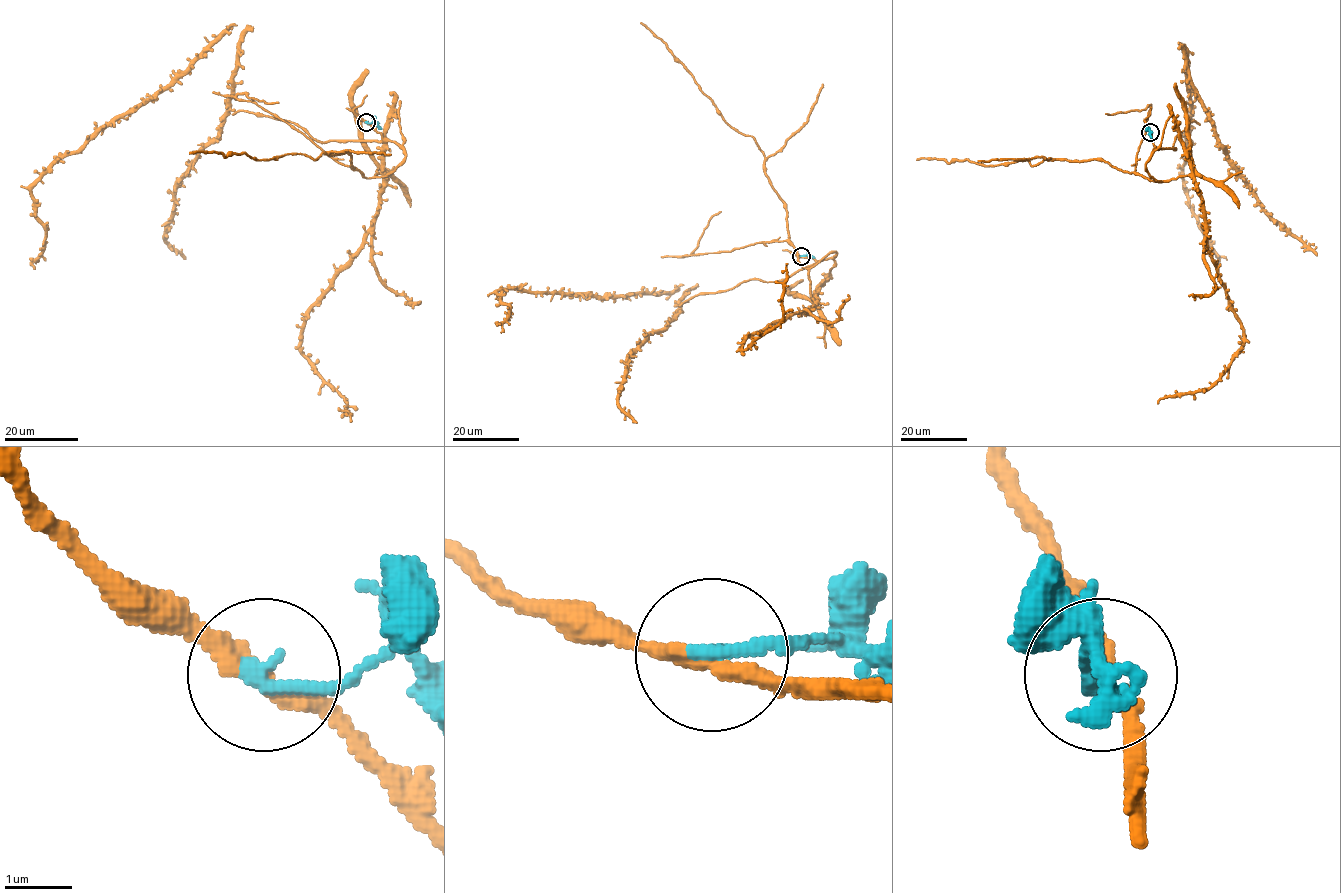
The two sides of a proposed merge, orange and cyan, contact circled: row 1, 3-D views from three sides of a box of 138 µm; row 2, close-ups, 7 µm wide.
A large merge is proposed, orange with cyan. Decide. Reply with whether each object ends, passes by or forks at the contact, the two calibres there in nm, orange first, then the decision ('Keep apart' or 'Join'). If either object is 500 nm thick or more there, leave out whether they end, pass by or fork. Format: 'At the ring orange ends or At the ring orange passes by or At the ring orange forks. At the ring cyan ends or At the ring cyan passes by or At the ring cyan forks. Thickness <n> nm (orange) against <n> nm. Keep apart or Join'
At the ring orange passes by. At the ring cyan ends. Thickness 240 nm (orange) against 260 nm. Keep apart

